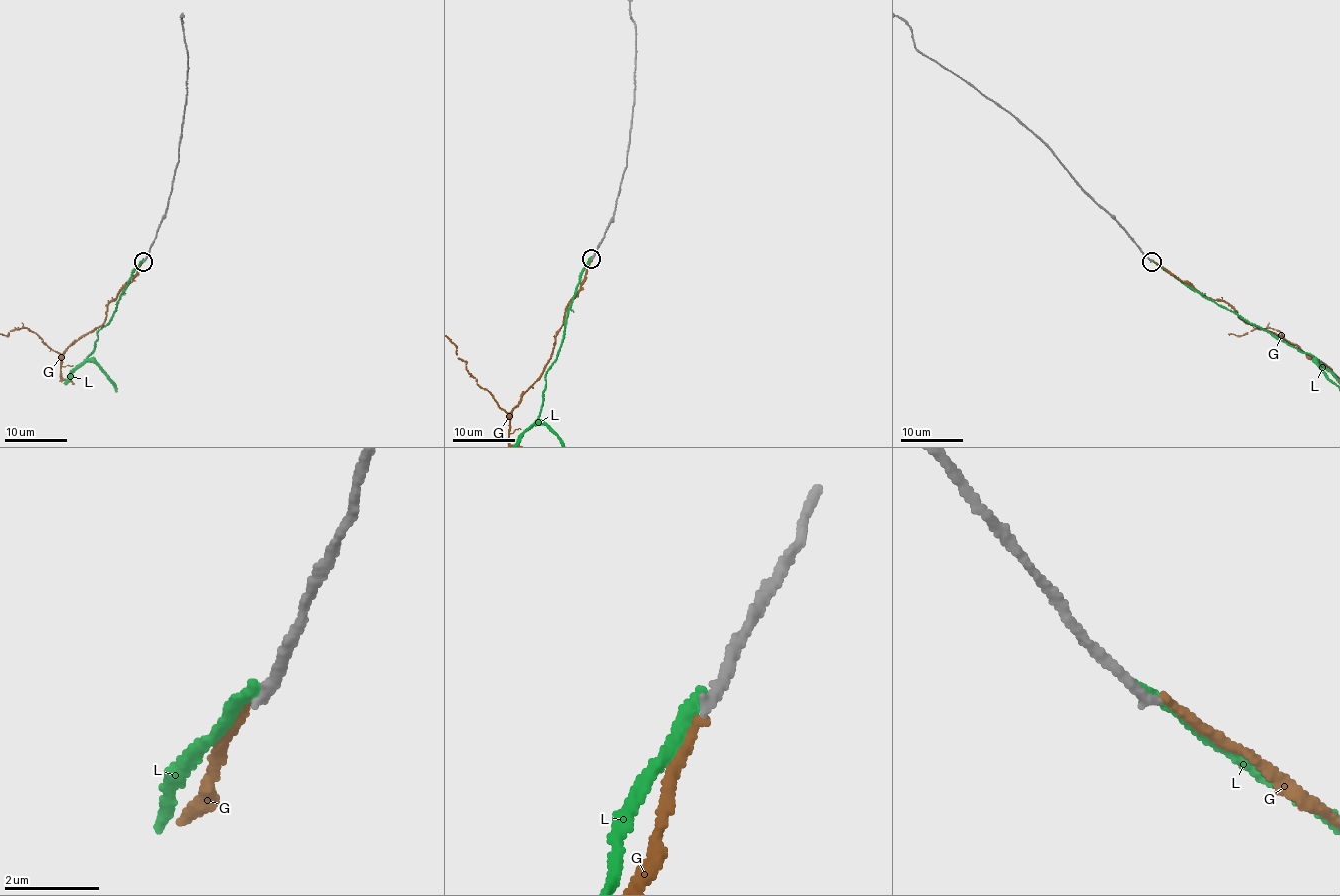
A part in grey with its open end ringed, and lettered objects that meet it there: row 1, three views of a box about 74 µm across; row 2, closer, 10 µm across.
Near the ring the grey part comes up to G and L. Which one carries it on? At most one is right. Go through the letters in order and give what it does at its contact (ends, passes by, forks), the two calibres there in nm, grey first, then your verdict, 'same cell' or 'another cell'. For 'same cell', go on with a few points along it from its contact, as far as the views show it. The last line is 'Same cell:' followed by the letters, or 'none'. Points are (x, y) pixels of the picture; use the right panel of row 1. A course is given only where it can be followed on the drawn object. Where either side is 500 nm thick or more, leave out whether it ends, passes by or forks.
G: it ends there; 240 nm thick on the grey side, 200 nm on the other; another cell
L: it ends there; 260 nm thick on the grey side, 280 nm on the other; another cell
Same cell: none

